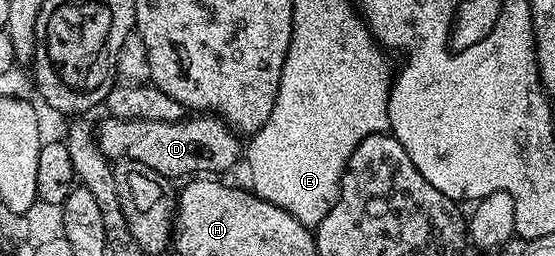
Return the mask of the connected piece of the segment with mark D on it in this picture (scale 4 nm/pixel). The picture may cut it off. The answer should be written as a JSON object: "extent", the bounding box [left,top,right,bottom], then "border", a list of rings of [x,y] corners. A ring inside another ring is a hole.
{"extent":[95,113,243,181],"border":[[[209,113],[176,119],[174,123],[105,117],[101,124],[96,124],[95,136],[97,147],[110,161],[139,161],[171,181],[177,181],[180,175],[193,177],[198,173],[229,171],[236,165],[237,158],[243,155],[242,140],[234,134],[228,123]]]}

